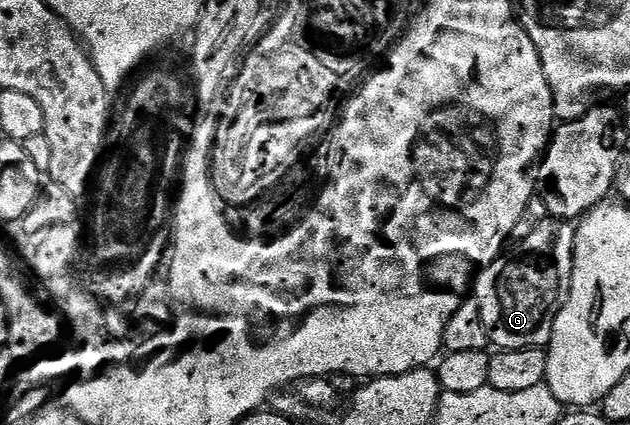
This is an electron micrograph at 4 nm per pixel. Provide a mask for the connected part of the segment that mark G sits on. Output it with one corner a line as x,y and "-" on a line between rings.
546,220
511,254
501,255
474,278
473,299
481,307
481,323
485,323
496,350
543,349
550,345
553,323
557,323
557,315
569,299
576,226
570,221

